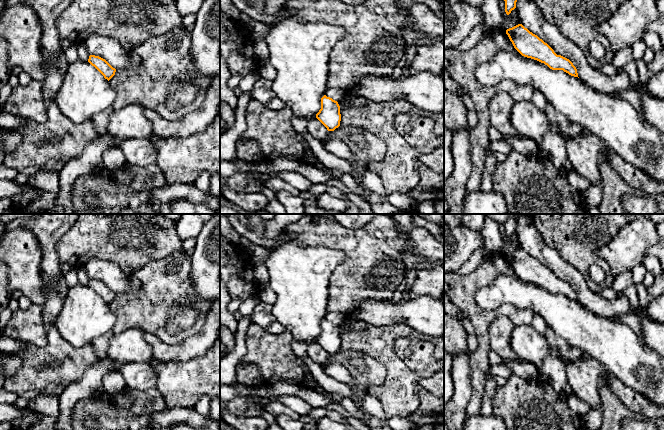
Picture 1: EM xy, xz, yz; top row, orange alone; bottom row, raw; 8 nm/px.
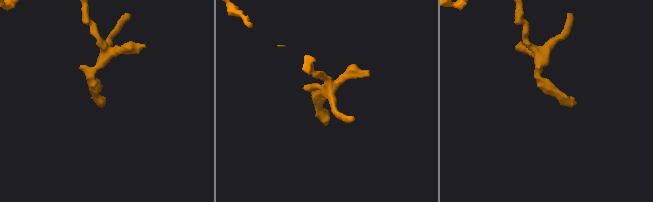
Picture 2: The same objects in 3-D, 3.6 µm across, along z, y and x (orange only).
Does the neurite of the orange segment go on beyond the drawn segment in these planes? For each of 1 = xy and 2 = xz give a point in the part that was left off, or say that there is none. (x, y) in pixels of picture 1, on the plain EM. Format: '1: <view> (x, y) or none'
1: none
2: none

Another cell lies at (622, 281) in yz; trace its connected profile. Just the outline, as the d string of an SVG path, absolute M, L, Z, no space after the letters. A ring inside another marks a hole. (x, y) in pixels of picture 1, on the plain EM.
M631 271L623 272L617 276L615 276L614 282L611 285L611 288L615 290L619 295L633 283L633 278Z

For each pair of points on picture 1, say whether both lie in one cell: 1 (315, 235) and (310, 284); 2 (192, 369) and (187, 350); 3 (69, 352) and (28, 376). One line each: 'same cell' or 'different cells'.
1: different cells
2: different cells
3: same cell

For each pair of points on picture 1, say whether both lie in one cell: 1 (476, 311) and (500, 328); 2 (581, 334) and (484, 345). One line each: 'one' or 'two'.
1: two
2: two

